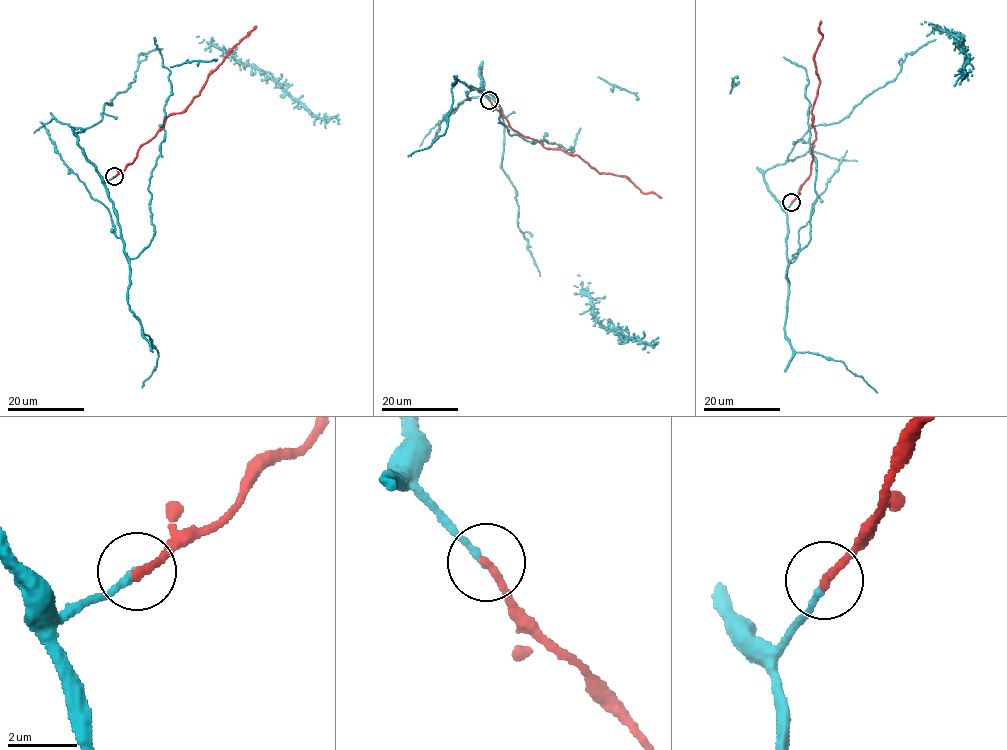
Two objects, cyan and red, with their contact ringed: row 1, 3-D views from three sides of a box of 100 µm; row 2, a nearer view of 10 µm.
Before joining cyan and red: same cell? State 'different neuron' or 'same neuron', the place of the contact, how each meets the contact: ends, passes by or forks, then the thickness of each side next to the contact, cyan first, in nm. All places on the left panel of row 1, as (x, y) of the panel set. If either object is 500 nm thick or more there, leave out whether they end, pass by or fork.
same neuron | (114, 176) | cyan ends | red ends | 200/240 nm

